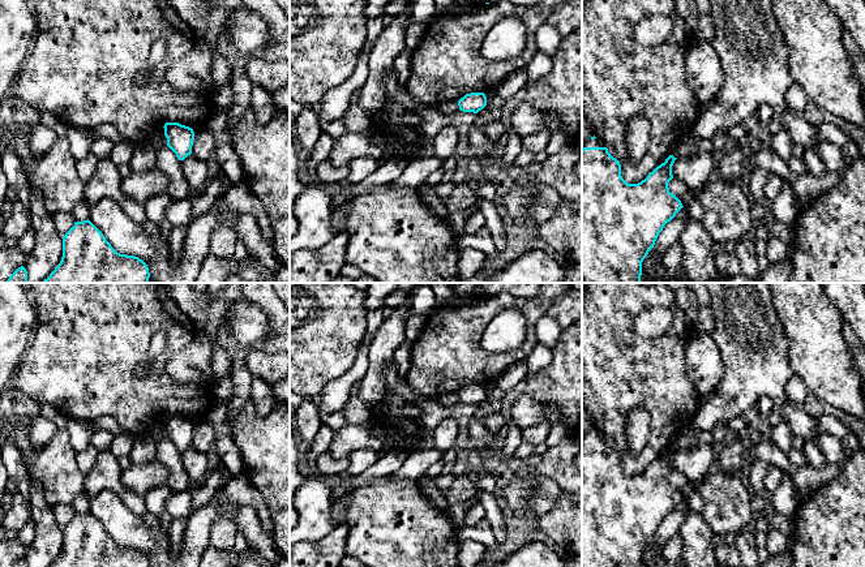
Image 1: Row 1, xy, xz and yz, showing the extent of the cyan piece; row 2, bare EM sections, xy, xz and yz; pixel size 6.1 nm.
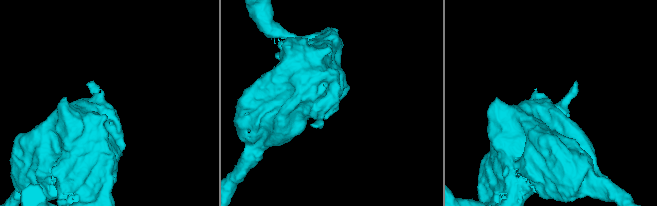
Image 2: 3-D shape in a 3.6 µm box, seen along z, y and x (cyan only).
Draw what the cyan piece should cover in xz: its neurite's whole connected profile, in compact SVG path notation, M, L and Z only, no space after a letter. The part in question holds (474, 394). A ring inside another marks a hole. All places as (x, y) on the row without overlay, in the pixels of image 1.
M484 385L466 386L458 392L459 401L463 404L478 405L487 398L487 388Z

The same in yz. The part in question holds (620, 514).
M595 428L582 441L582 567L642 567L642 554L654 540L659 525L684 499L669 484L672 458L677 450L669 447L638 476L628 476L621 468L621 456Z

